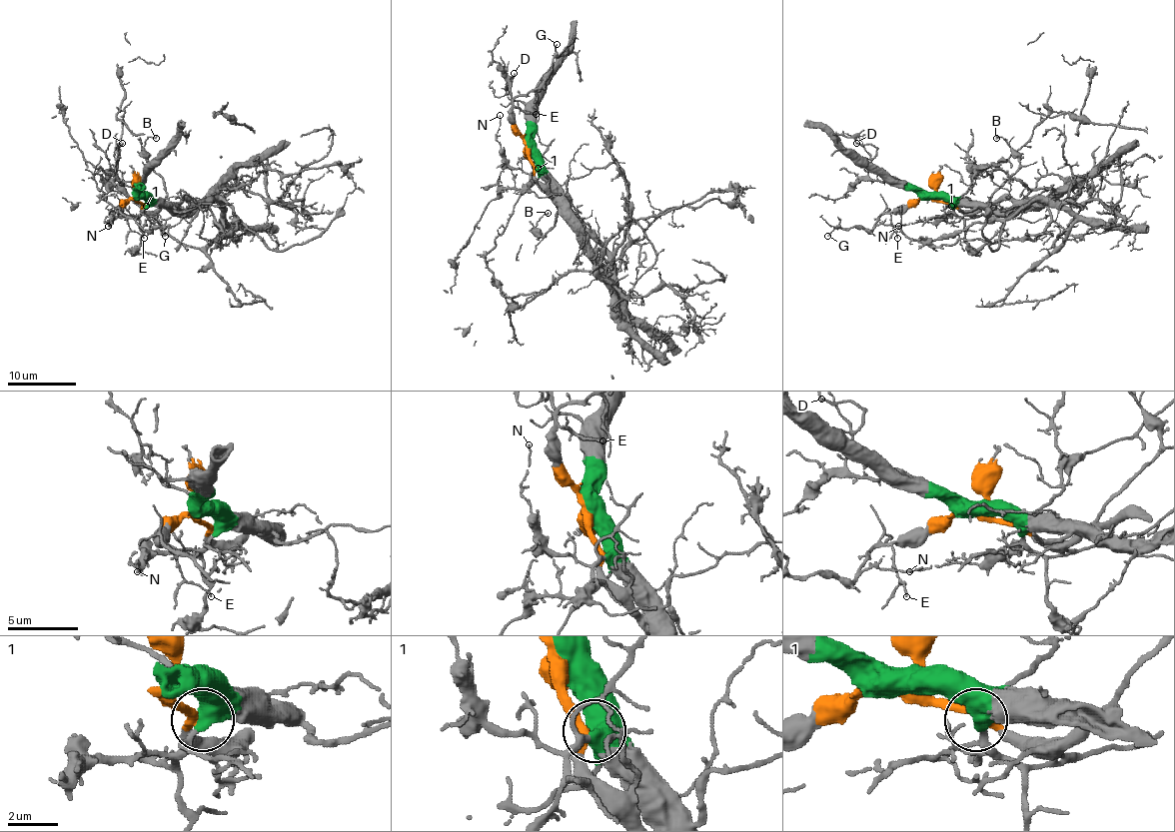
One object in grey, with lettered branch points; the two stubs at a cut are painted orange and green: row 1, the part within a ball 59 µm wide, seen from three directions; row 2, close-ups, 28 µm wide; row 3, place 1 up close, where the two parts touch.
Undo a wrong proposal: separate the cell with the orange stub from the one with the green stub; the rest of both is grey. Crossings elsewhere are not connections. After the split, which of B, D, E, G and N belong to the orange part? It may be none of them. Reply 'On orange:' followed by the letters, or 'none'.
On orange: B, E, G

